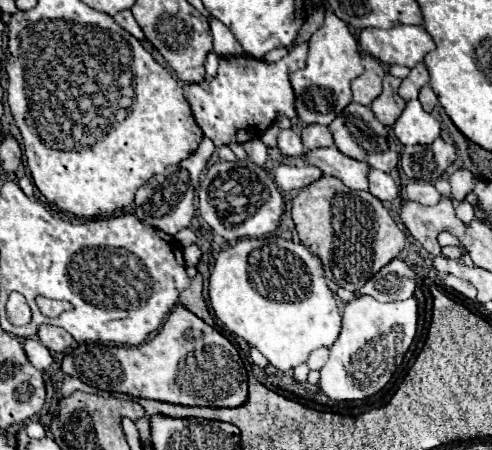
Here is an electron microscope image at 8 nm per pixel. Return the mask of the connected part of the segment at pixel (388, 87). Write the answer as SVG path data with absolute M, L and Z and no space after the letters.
M386 74L384 76L384 90L382 94L370 104L372 112L376 114L376 118L384 124L384 126L392 126L398 116L402 114L404 110L404 100L398 96L398 86L400 86L400 78L392 76L392 74Z

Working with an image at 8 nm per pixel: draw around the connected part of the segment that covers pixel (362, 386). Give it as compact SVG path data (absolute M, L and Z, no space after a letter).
M360 294L346 304L342 330L330 348L330 358L322 366L320 388L332 402L360 400L376 394L402 364L418 326L418 300L412 296L400 302L378 302Z

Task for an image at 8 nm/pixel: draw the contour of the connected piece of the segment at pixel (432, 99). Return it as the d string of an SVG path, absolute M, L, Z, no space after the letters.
M424 86L424 88L420 90L420 104L422 104L422 108L424 108L426 112L430 112L430 110L438 104L438 98L436 98L436 94L434 94L434 90L432 90L430 86Z

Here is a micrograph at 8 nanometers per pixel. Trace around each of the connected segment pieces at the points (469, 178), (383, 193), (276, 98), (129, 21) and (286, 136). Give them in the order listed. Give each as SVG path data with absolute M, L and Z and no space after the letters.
M458 168L452 176L450 176L450 184L452 184L452 198L454 200L464 200L466 198L466 194L470 192L470 190L474 190L474 186L476 186L476 178L474 178L474 174L470 172L470 170L466 170L466 168Z
M370 168L370 174L368 174L368 180L370 180L370 192L382 200L382 202L394 202L398 198L398 186L394 182L394 178L386 172L380 172L376 168Z
M296 46L288 52L282 60L274 64L266 64L264 60L246 58L246 56L232 56L220 58L218 74L212 78L210 88L204 90L200 84L186 84L184 96L194 110L194 118L202 128L204 136L208 136L216 144L216 104L226 122L234 124L234 142L246 142L258 138L278 116L296 118L294 112L294 90L290 86L288 76L294 70L300 70L306 64L308 46Z
M130 10L118 12L118 14L114 16L114 20L116 20L116 24L120 24L124 30L128 30L132 36L136 36L140 42L148 42L148 38L144 36L144 32L140 30L140 26L136 24L136 20L134 20L134 16L132 16Z
M280 130L278 148L282 150L282 154L286 154L290 158L300 158L304 154L302 140L300 140L300 136L294 130Z

